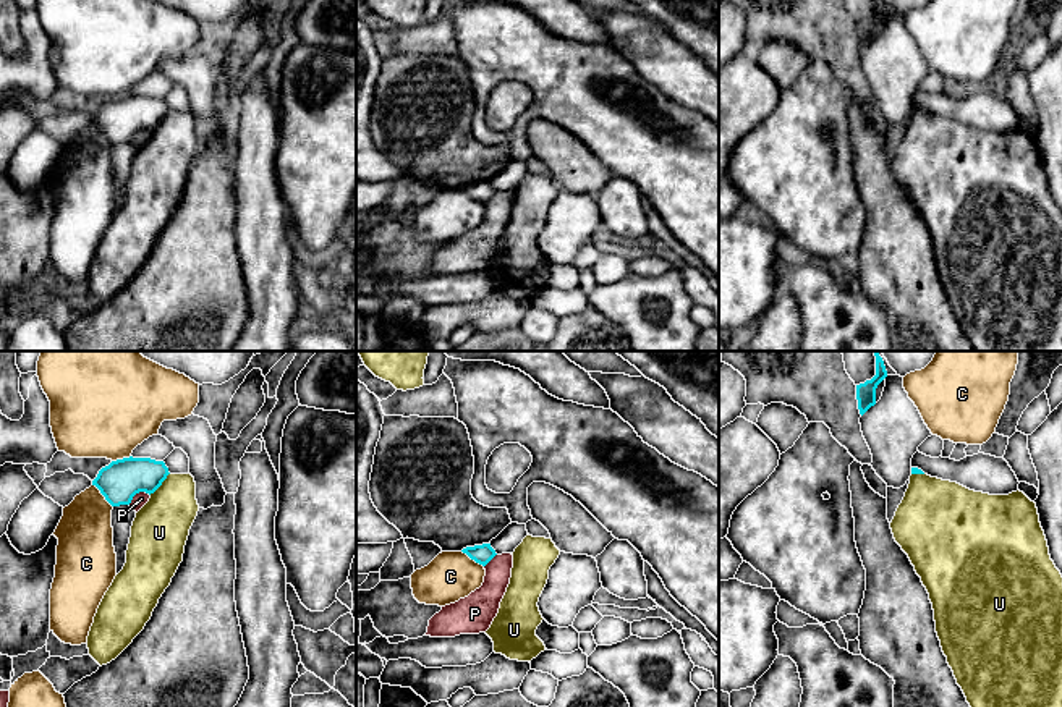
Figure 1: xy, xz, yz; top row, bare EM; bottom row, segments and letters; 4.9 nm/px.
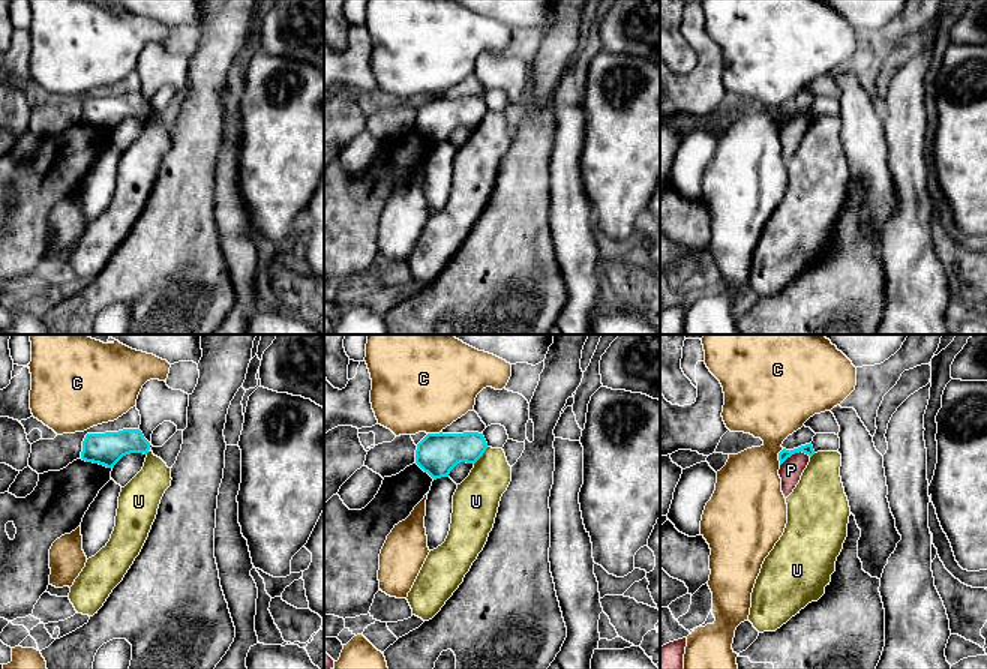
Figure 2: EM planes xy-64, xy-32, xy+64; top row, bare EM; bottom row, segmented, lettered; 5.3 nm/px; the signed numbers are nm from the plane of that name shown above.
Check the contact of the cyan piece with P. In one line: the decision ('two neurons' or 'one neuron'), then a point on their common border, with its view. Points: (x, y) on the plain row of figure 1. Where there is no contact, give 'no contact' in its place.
two neurons | xy (138, 130)

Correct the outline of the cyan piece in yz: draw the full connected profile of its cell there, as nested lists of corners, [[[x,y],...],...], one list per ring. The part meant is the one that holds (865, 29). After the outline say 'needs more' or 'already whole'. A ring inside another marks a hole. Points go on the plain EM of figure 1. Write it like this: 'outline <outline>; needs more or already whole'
outline [[[876,0],[876,13],[871,18],[856,23],[856,37],[861,53],[876,42],[876,26],[886,15],[887,8],[884,0]]]; already whole

